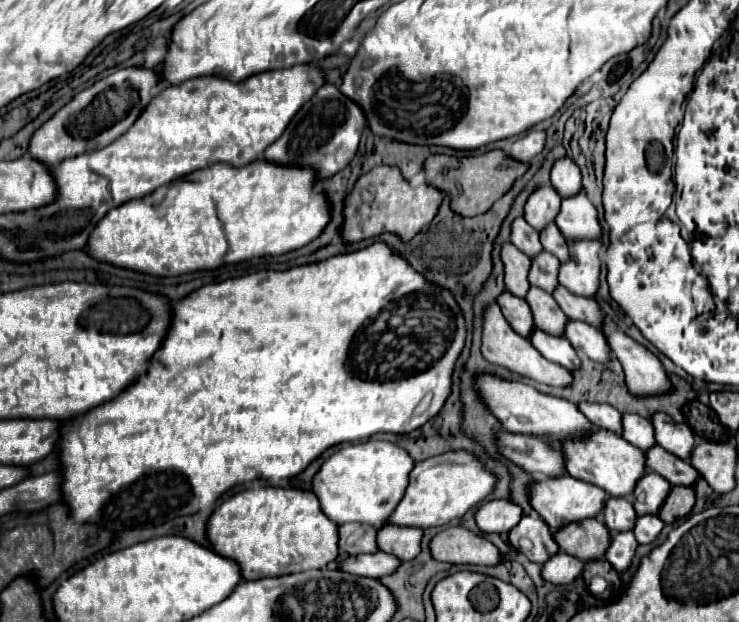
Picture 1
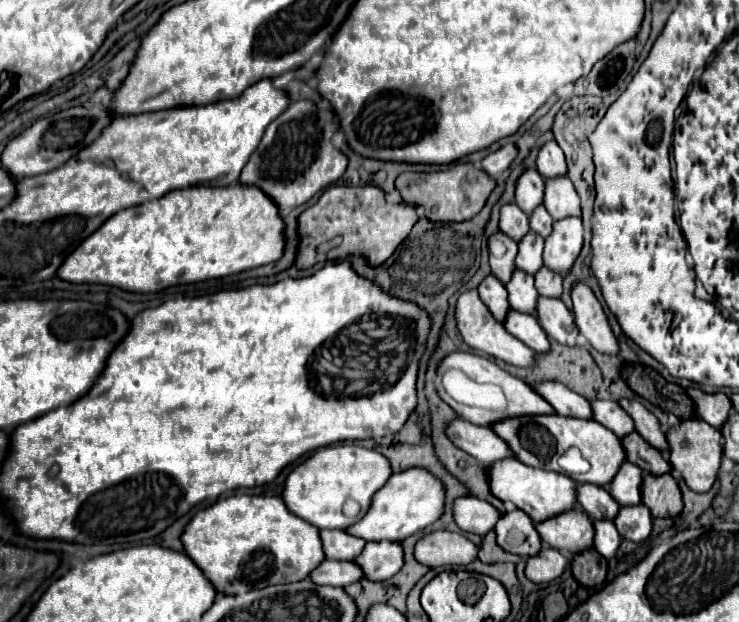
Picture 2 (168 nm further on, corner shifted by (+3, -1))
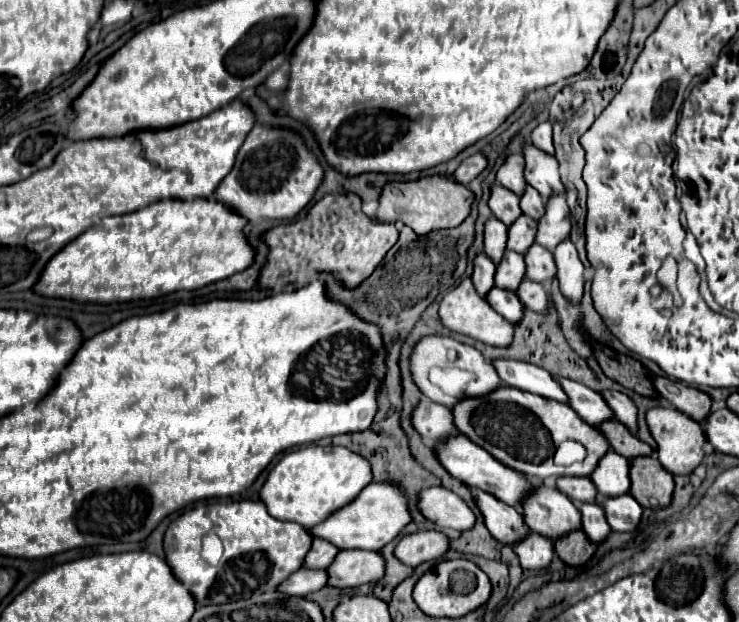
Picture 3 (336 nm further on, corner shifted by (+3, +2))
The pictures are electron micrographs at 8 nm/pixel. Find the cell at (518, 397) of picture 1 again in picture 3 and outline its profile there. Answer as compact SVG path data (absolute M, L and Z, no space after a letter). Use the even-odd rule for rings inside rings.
M426 335L414 345L410 355L410 375L424 397L446 407L452 407L456 401L470 395L486 395L502 385L492 363L486 361L480 351L442 335Z

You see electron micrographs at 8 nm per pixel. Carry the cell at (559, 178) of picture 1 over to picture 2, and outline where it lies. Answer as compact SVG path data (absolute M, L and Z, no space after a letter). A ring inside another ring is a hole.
M548 142L542 146L538 160L536 160L536 170L544 180L552 180L552 176L566 176L568 166L562 148L556 142Z

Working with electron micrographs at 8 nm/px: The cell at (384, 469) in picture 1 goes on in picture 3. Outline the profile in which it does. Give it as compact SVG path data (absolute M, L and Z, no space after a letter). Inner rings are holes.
M304 447L286 453L268 473L260 501L280 521L294 521L306 529L322 523L328 515L350 503L372 481L370 463L346 447Z

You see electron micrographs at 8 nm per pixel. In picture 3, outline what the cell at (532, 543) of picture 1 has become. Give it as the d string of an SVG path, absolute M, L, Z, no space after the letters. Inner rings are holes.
M468 487L468 489L472 493L472 499L474 499L478 511L484 517L484 525L488 527L488 531L492 533L494 539L498 539L500 543L514 545L528 533L524 517L516 509L512 509L510 505L504 505L500 499L492 497L480 489L472 489L472 487Z

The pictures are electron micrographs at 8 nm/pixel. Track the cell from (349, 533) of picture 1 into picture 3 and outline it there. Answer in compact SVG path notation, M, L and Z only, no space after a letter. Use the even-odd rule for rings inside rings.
M314 539L308 555L304 557L302 567L306 567L306 569L326 569L334 561L336 553L338 553L338 549L334 545L330 545L328 541Z

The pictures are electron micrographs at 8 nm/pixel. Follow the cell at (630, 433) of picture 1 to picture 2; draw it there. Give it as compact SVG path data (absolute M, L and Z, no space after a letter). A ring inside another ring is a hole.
M592 400L592 410L594 410L594 418L604 424L606 428L610 428L618 438L628 436L628 432L632 432L632 418L620 408L618 402L610 402L610 400Z

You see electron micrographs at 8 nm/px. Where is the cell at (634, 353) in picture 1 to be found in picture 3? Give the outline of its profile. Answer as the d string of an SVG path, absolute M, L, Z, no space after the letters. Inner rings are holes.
M570 239L560 241L560 245L554 251L554 261L556 261L556 277L560 281L560 291L564 293L566 299L580 303L582 299L582 289L584 289L584 277L582 277L582 263L578 259L576 247Z

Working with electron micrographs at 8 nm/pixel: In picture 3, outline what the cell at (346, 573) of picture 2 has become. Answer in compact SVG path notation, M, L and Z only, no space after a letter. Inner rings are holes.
M298 569L296 573L292 573L292 577L288 577L288 581L284 581L276 591L284 593L284 595L296 595L296 597L304 597L308 593L314 593L318 589L322 589L328 581L326 571L312 571L312 569Z

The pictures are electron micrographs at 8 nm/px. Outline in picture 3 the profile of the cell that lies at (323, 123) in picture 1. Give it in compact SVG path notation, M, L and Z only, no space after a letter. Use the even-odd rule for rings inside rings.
M256 125L240 147L232 173L228 173L228 177L216 187L216 201L224 203L240 217L246 217L250 223L262 217L292 219L308 205L322 177L324 169L296 133Z

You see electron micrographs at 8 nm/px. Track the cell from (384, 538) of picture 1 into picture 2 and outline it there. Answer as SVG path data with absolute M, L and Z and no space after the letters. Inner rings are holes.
M382 540L380 544L376 542L366 542L362 554L356 558L356 564L360 564L360 568L364 570L364 578L368 580L388 580L392 578L402 566L404 566L404 550L402 550L402 544L400 542L388 542L388 540Z

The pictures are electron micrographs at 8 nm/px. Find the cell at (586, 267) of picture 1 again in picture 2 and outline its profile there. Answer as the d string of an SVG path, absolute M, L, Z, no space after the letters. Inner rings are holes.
M580 218L554 222L554 230L544 246L544 266L560 276L568 276L584 246L584 228Z

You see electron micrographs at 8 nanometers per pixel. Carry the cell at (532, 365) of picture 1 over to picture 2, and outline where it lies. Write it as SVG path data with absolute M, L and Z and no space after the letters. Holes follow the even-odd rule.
M468 290L464 292L460 298L458 298L458 304L456 304L456 320L458 320L458 330L464 338L464 342L474 348L474 350L480 350L488 356L494 356L506 364L512 364L512 366L518 366L518 368L534 368L538 362L536 362L536 352L532 352L526 344L522 344L520 340L516 340L506 328L504 324L500 324L498 320L494 320L494 316L488 312L488 308L482 304L480 296L476 290Z

